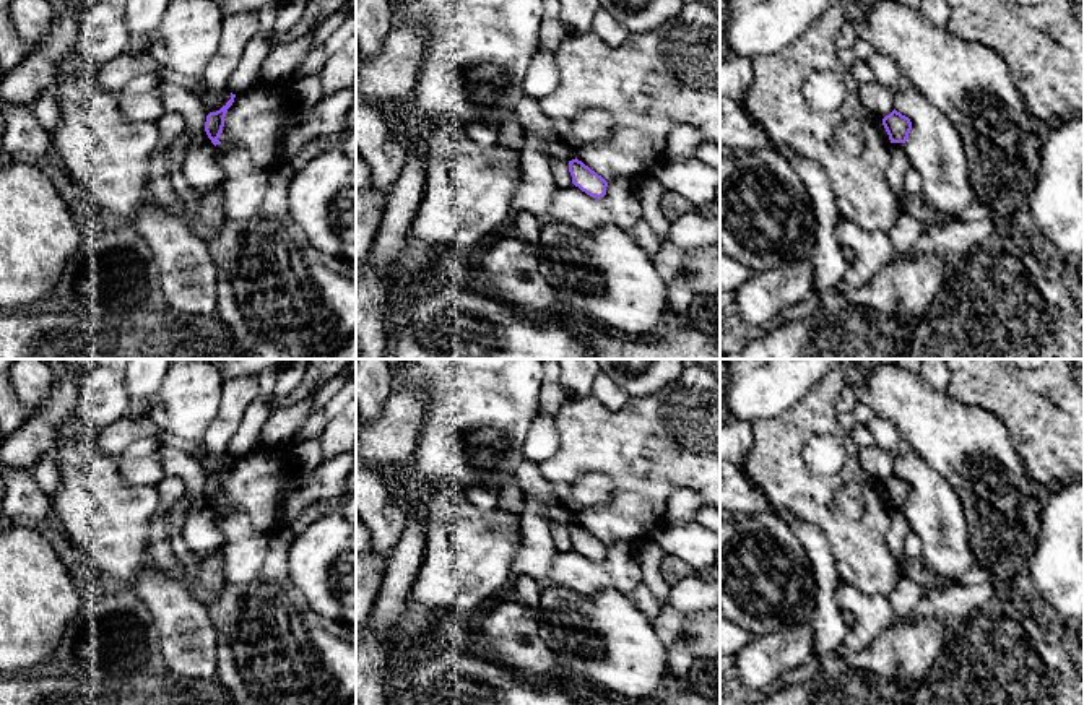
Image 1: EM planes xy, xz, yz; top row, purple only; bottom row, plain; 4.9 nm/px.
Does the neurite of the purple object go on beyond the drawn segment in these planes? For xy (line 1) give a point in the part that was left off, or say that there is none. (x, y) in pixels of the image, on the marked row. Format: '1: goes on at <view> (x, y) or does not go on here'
1: does not go on here

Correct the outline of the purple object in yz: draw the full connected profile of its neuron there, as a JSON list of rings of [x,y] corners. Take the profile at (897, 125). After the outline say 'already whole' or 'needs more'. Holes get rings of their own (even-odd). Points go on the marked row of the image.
[[[895,109],[882,119],[882,125],[889,135],[891,143],[905,143],[912,130],[910,119]]] | already whole

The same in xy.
[[[231,93],[231,99],[216,112],[210,112],[206,115],[206,122],[205,122],[205,132],[208,135],[208,138],[211,140],[211,143],[216,146],[216,145],[221,145],[221,141],[218,140],[221,132],[223,132],[223,127],[224,127],[224,117],[226,117],[226,112],[228,109],[232,106],[234,102],[234,97],[236,94]]] | already whole

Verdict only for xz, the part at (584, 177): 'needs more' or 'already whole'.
already whole

